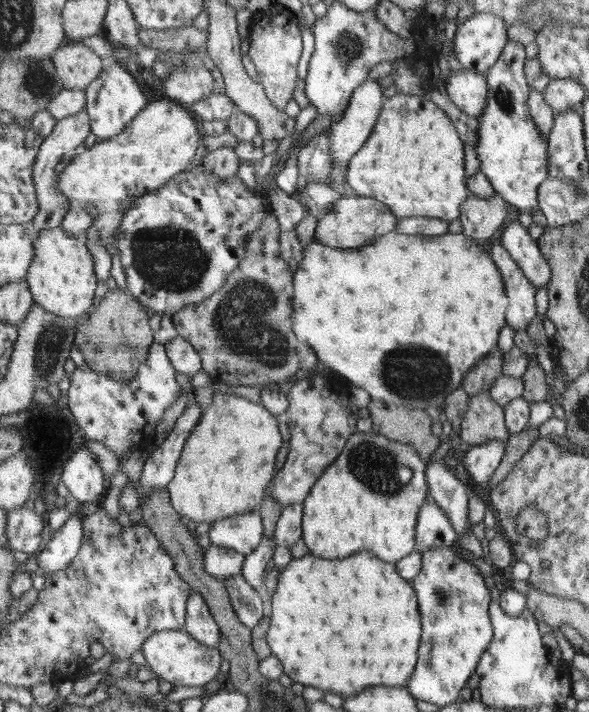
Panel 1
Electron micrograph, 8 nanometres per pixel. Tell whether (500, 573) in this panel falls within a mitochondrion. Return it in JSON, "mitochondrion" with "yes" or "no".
{"mitochondrion":"no"}

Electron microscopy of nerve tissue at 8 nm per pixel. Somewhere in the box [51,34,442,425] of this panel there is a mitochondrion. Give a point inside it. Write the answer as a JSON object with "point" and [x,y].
{"point":[239,322]}

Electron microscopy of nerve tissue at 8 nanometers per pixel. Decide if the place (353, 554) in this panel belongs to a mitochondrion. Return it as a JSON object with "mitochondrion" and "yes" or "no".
{"mitochondrion":"no"}

